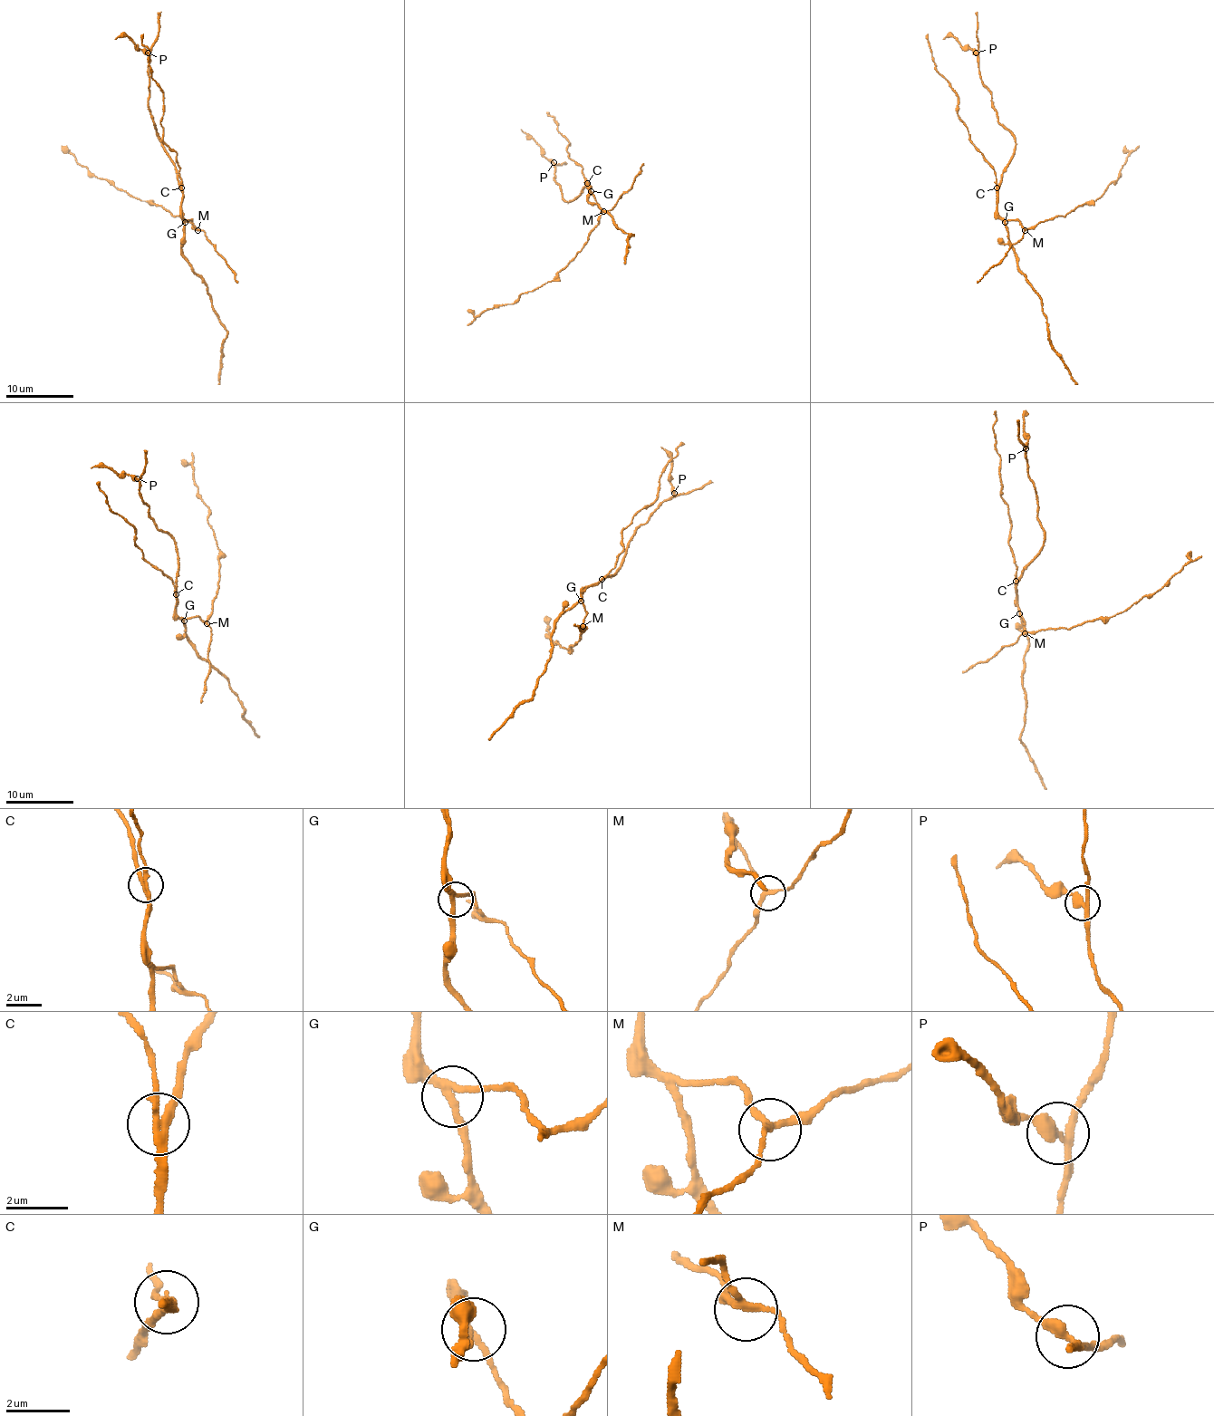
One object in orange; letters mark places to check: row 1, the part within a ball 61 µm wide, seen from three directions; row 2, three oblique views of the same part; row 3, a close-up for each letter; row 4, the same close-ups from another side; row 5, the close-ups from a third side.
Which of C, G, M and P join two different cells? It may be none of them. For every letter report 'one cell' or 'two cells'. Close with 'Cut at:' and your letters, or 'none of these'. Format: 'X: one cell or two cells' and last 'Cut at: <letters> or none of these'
C: two cells
G: one cell
M: one cell
P: two cells
Cut at: C, P

